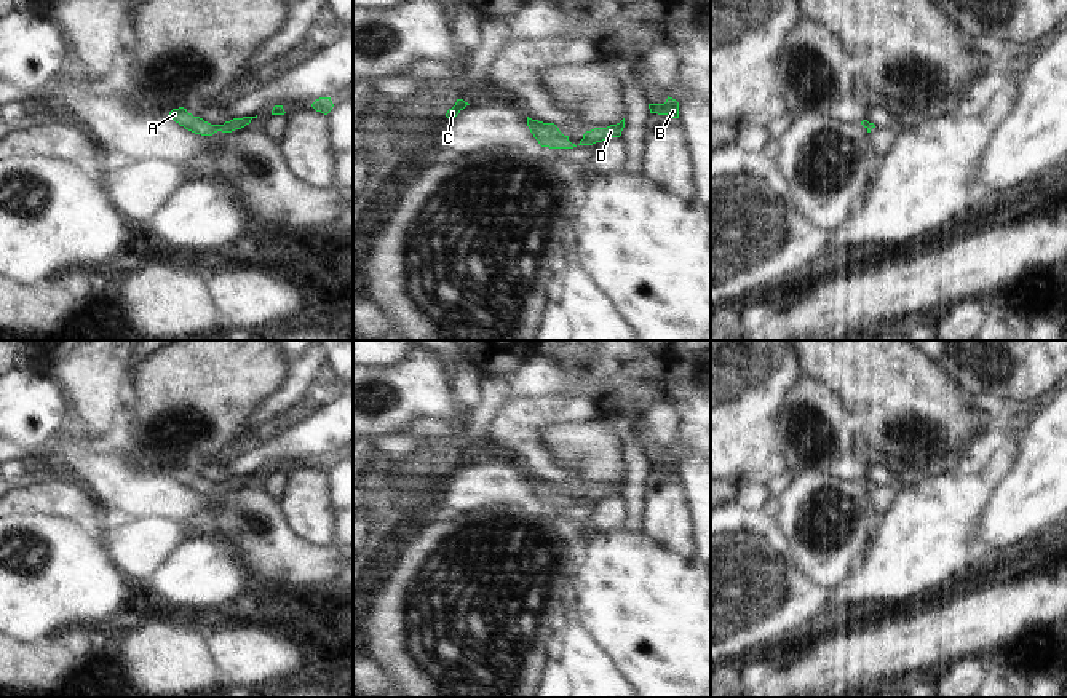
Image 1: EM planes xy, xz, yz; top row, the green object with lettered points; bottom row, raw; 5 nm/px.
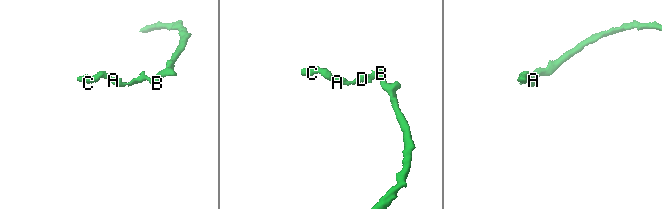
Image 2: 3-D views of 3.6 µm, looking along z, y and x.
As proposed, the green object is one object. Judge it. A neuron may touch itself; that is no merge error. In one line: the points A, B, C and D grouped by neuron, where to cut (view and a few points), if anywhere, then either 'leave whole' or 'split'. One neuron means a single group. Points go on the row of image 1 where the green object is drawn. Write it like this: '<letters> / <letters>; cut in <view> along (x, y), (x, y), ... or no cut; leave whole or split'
A B C D; no cut; leave whole

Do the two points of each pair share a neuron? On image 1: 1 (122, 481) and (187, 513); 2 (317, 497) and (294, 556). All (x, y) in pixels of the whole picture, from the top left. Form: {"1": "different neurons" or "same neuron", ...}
{"1": "same neuron", "2": "different neurons"}

